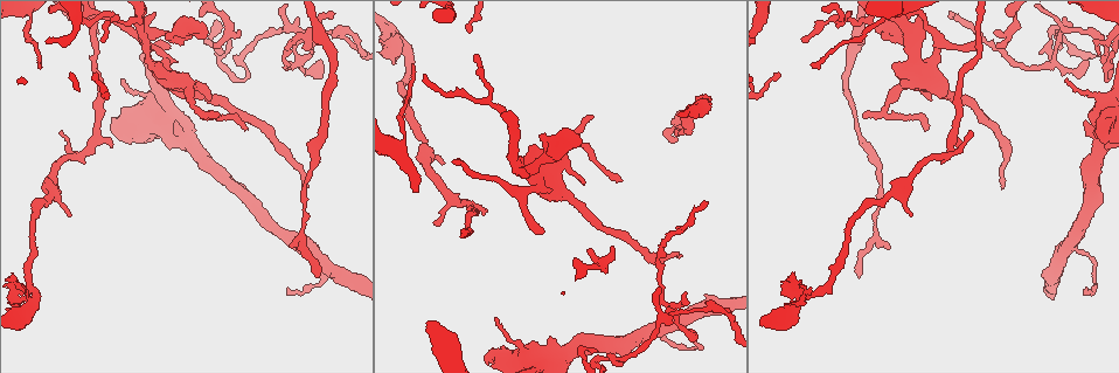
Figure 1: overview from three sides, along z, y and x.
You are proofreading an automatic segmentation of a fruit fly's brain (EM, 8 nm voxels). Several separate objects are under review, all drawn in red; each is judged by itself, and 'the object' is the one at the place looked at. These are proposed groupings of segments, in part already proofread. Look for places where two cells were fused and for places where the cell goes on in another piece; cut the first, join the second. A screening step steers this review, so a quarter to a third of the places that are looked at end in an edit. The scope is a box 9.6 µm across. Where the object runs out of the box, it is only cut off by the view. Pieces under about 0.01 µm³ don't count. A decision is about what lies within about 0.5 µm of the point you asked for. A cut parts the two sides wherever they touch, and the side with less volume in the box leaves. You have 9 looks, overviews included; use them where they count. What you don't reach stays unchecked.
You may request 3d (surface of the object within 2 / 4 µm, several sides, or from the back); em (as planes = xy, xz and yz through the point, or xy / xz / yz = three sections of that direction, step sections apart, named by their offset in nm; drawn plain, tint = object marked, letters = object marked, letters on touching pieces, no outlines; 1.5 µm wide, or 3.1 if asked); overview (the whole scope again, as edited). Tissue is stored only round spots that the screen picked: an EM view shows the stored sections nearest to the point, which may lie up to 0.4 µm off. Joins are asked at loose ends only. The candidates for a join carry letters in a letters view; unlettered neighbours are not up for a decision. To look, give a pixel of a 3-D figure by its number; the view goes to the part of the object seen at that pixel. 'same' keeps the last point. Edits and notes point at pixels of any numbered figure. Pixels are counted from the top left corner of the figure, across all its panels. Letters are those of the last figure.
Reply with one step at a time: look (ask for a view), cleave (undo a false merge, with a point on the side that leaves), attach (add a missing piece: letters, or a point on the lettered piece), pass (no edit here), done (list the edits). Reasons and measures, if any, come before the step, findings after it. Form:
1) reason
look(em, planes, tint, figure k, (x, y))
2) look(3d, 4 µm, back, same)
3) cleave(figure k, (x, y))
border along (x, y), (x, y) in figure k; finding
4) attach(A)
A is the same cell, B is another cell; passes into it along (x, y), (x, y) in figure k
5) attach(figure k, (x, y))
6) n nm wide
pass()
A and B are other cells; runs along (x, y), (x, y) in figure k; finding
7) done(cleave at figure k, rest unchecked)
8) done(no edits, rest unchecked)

three-way junction
look(3d, 4 µm, figure 1, (520, 199))

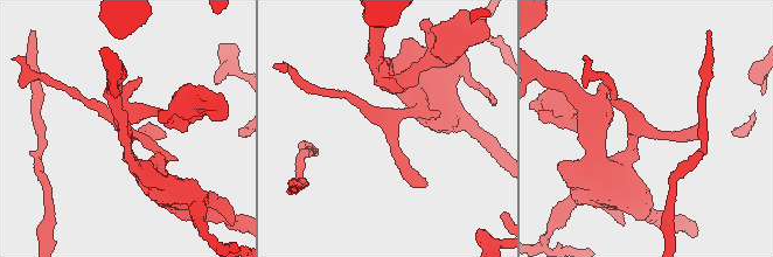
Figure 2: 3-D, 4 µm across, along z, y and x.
look(em, planes, letters, figure 2, (645, 132))

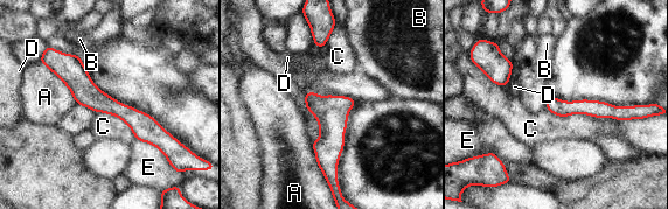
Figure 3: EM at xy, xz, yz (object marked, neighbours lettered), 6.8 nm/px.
A touches over 550 nm
pass()
A, B, C, D and E are other cells; border along (545, 111), (619, 122) in figure 3; continuous, no second cell

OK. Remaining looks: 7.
tapers out
look(em, xy, step 8, tint, figure 1, (812, 67))

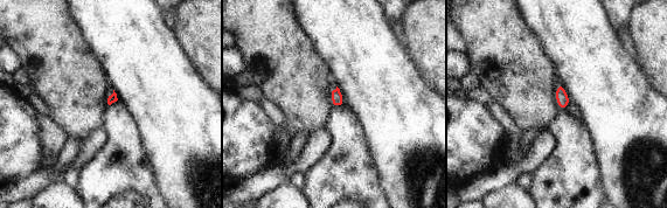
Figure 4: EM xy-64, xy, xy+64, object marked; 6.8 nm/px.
look(em, planes, letters, same)

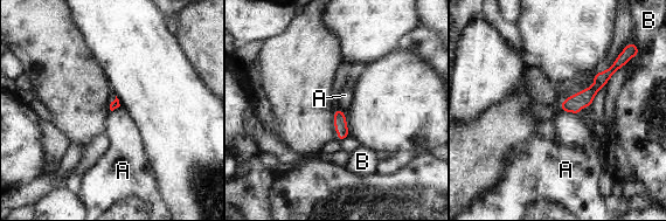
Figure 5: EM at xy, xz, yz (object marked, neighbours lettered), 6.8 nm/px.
60 nm wide
pass()
A and B are other cells; none of them fits

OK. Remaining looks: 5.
branch stops here
look(em, planes, letters, figure 1, (286, 289))

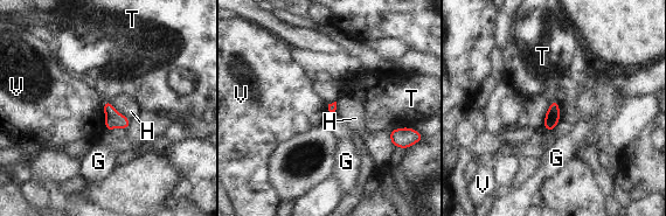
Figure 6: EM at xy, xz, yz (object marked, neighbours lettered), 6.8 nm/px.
V touches over 200 nm
pass()
G, H, T and V are other cells; border along (103, 103), (105, 131) in figure 6; none of them fits

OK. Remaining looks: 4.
thin end
look(em, planes, letters, figure 1, (676, 141))

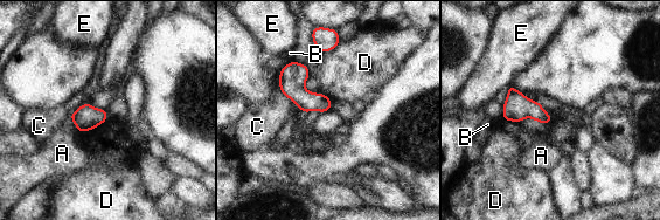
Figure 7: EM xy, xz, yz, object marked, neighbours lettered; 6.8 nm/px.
pass()
A, B, C, D and E are other cells; border along (109, 118), (90, 130), (81, 132) in figure 7; none of them fits

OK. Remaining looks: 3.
done(no edits, rest unchecked)

